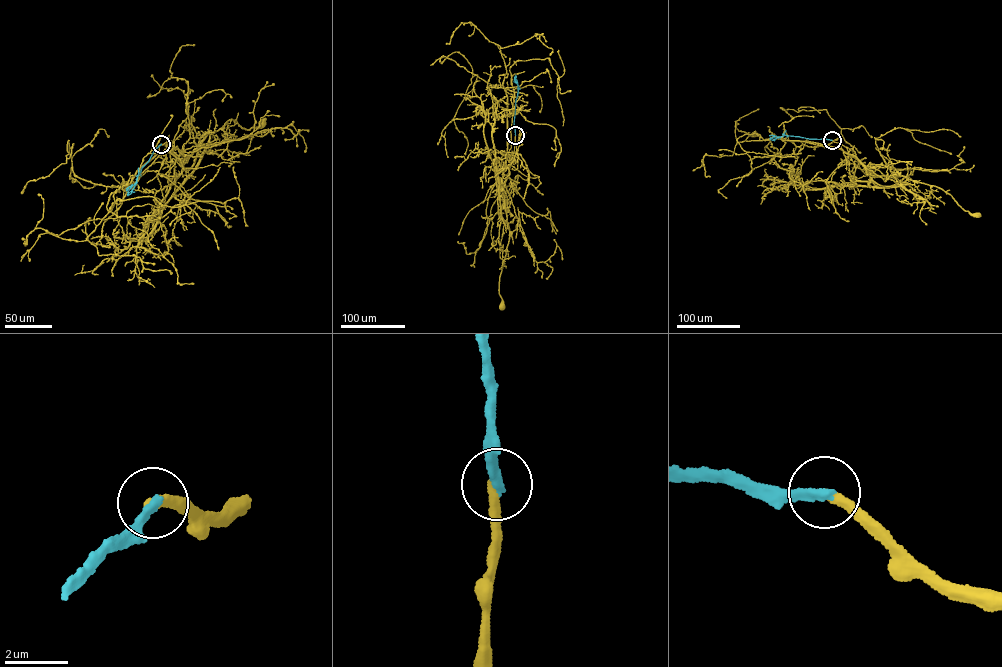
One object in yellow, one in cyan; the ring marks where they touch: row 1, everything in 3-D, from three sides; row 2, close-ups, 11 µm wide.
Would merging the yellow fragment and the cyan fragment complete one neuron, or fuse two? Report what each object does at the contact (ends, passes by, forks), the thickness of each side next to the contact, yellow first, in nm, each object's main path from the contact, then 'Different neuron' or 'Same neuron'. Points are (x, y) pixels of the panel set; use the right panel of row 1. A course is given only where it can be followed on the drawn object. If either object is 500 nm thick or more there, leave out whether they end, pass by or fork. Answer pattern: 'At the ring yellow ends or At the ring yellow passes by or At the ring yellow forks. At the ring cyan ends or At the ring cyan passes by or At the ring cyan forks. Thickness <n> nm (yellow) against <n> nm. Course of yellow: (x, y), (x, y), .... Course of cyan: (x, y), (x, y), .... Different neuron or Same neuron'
At the ring yellow ends. At the ring cyan ends. Thickness 320 nm (yellow) against 320 nm. Course of yellow: (832, 140), (845, 147), (847, 153), (876, 175), (902, 176), (940, 187), (965, 210), (978, 215). Course of cyan: (832, 140), (784, 135), (770, 138). Different neuron

